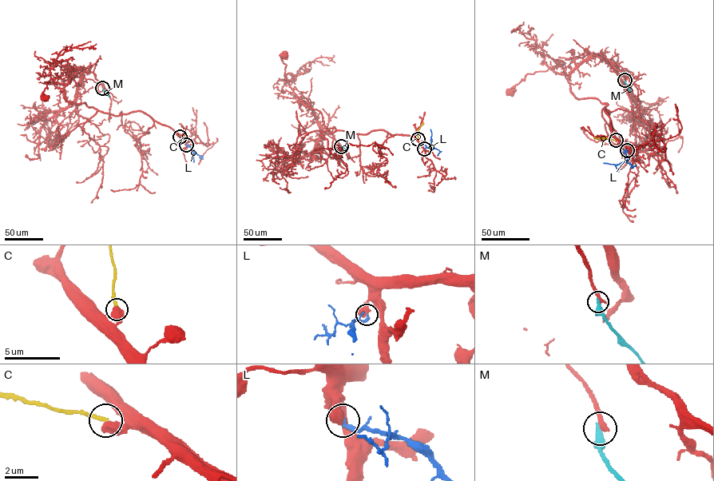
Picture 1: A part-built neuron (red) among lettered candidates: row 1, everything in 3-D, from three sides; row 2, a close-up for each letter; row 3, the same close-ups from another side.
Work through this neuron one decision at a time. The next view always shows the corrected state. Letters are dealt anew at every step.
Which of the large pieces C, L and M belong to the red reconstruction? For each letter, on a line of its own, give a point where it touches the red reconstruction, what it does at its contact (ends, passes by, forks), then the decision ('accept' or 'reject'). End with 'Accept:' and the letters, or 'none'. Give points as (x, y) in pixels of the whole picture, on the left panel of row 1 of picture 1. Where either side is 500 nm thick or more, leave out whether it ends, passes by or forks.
C: contact (180, 137); reject
L: contact (186, 145); reject
M: contact (102, 88); it ends; reject
Accept: none

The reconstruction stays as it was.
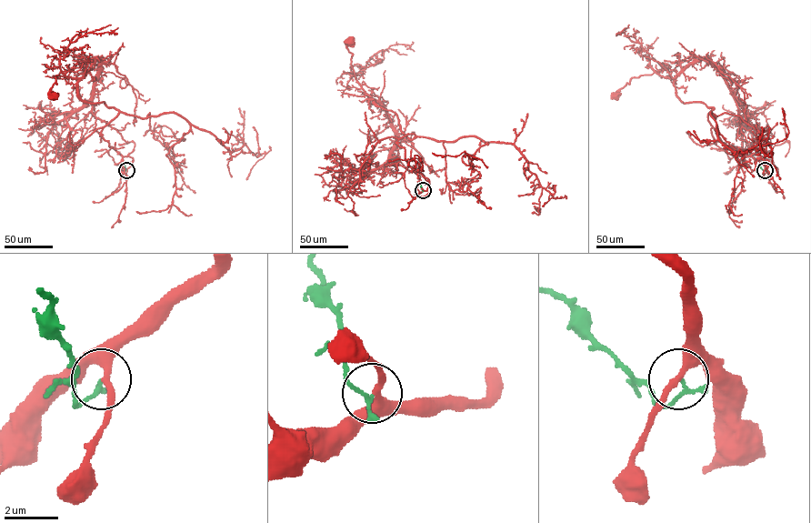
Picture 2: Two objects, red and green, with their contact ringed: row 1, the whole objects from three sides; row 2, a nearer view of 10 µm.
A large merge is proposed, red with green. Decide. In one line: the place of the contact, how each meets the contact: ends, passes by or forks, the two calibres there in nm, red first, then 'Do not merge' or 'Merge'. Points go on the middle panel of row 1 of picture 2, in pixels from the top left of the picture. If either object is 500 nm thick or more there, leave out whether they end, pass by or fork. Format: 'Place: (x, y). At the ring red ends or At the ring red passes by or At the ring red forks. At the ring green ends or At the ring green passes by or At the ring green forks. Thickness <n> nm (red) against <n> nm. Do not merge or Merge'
Place: (423, 190). At the ring red passes by. At the ring green ends. Thickness 260 nm (red) against 150 nm. Do not merge

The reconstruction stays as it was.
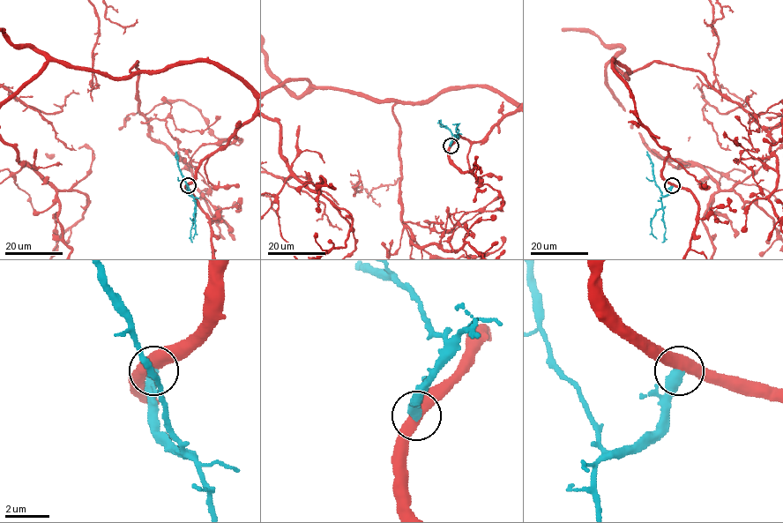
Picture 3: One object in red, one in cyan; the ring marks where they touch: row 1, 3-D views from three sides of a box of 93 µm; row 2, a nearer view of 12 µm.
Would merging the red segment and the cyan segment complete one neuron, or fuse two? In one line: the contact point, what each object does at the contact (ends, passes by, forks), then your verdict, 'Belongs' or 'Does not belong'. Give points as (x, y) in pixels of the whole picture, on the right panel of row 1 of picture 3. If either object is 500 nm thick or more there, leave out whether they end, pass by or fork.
Place: (672, 185). Does not belong

